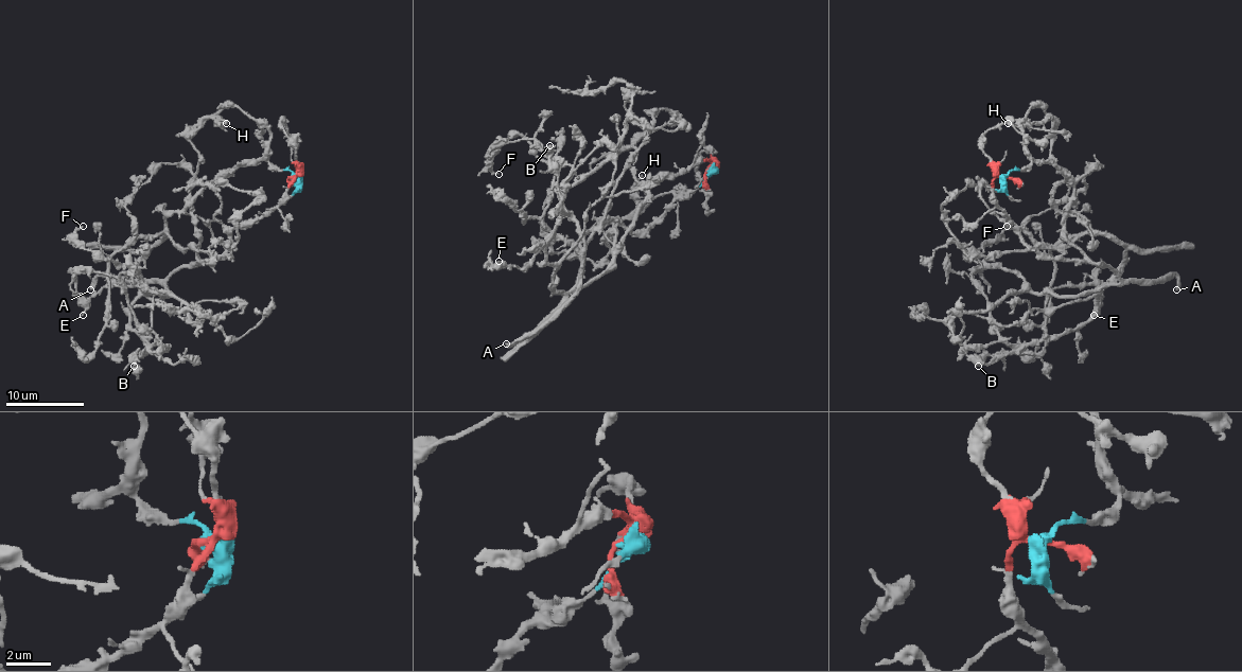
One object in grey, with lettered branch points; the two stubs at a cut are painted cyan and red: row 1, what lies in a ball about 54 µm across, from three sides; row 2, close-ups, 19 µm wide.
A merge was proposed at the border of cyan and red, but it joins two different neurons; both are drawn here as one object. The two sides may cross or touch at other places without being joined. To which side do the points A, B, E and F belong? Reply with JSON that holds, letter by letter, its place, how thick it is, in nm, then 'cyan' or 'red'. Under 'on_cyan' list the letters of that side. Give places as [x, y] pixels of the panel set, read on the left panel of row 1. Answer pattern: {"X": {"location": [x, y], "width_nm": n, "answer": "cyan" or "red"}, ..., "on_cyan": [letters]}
{"A": {"location": [90, 289], "width_nm": 340, "answer": "red"}, "B": {"location": [134, 366], "width_nm": 440, "answer": "red"}, "E": {"location": [83, 315], "width_nm": 160, "answer": "red"}, "F": {"location": [83, 226], "width_nm": 180, "answer": "red"}, "on_cyan": []}

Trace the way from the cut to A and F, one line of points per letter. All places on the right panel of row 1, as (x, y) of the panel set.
A: (1002, 176), (993, 180), (993, 200), (1028, 245), (1050, 257), (1105, 265), (1120, 279), (1173, 277), (1175, 290)
F: (1002, 176), (993, 200), (1028, 245), (1105, 265), (1119, 282), (1054, 296), (967, 257), (1007, 226)

